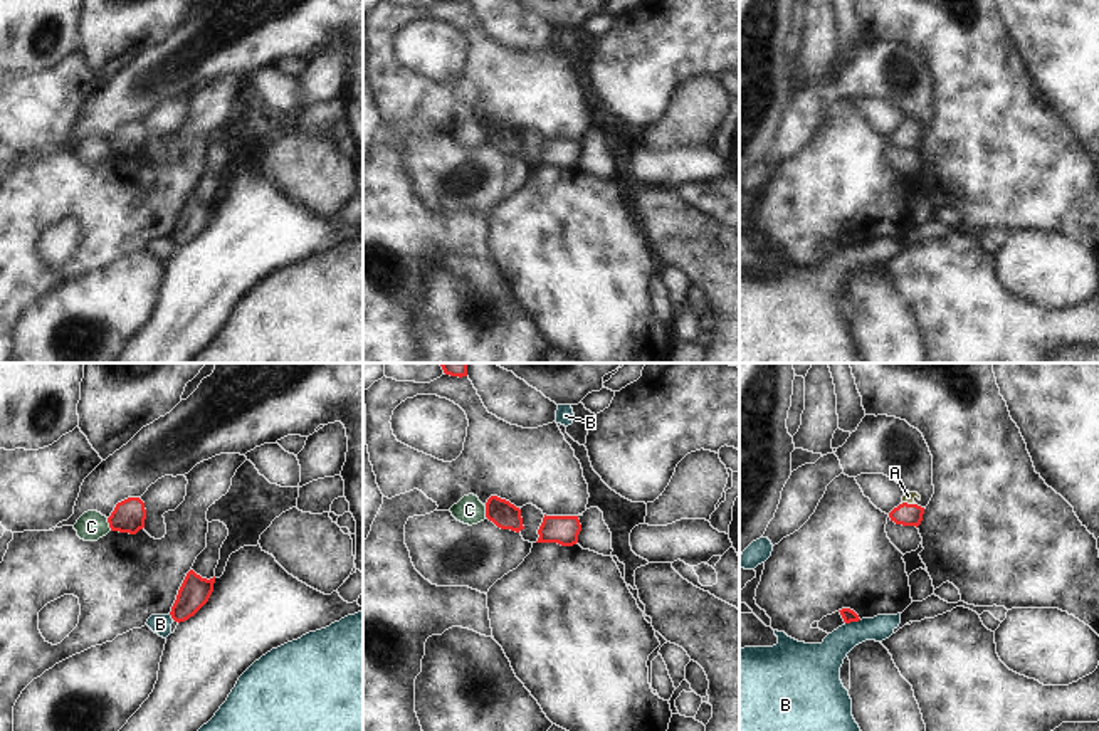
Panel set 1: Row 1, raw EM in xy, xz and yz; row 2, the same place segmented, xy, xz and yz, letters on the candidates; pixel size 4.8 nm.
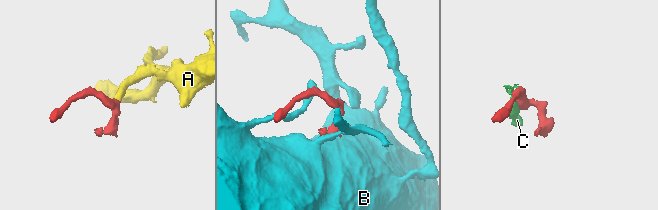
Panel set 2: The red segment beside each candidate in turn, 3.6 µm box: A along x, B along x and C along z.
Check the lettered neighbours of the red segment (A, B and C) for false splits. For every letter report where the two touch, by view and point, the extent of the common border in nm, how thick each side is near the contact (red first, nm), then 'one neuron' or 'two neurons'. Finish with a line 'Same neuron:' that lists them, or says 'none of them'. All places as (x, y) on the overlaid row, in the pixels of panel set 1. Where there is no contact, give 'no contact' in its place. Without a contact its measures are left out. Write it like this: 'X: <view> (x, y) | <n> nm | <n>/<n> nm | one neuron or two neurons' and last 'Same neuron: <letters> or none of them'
A: yz (909, 504) | 70 nm | 110/50 nm | one neuron
B: yz (852, 620) | 80 nm | 70/180 nm | two neurons
C: xy (110, 525) | 70 nm | 160/140 nm | two neurons
Same neuron: A

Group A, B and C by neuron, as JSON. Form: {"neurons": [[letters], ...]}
{"neurons": [["A"], ["B"], ["C"]]}

